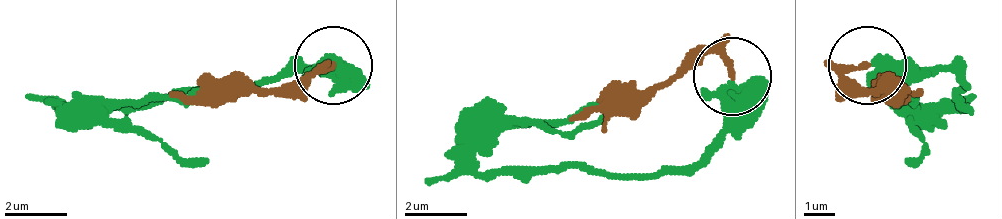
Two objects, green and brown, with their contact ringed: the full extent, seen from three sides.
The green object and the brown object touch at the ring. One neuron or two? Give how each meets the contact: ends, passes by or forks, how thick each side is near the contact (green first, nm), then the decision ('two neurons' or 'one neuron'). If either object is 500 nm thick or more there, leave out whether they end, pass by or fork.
green passes by | brown passes by | 440/130 nm | two neurons

